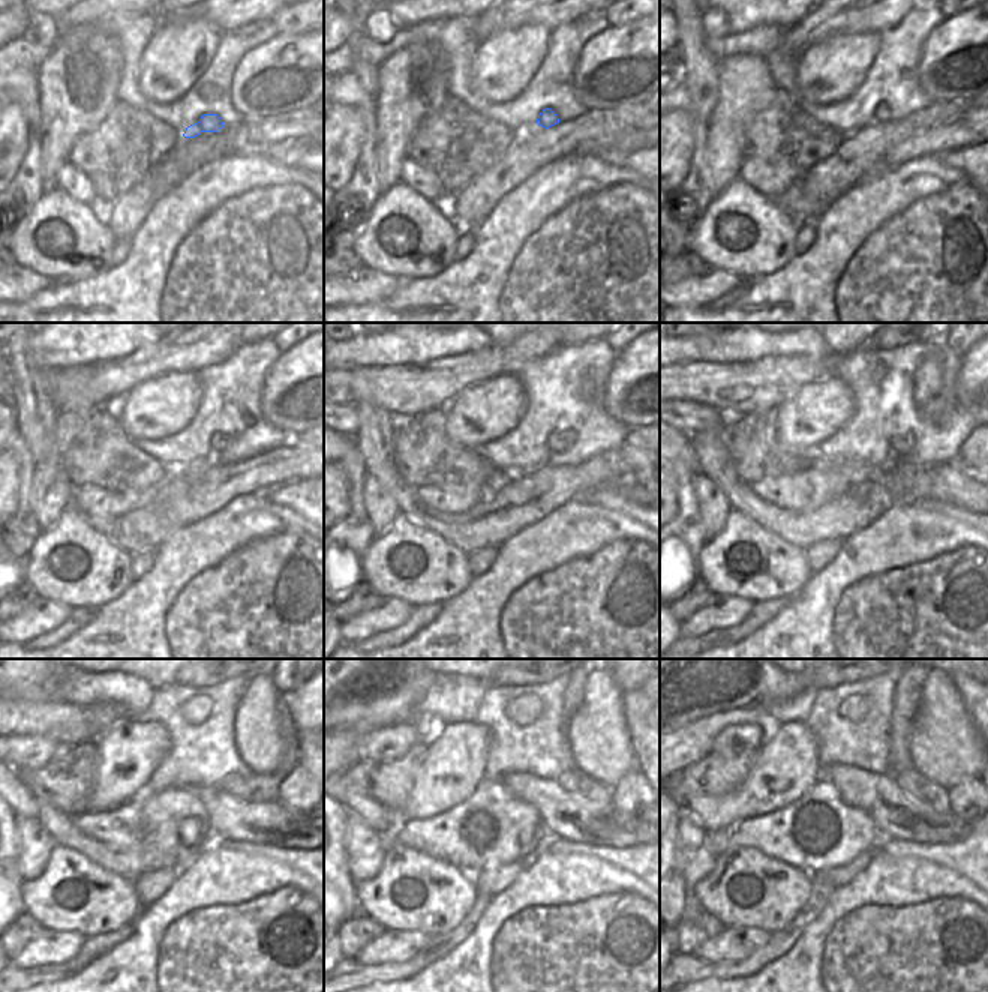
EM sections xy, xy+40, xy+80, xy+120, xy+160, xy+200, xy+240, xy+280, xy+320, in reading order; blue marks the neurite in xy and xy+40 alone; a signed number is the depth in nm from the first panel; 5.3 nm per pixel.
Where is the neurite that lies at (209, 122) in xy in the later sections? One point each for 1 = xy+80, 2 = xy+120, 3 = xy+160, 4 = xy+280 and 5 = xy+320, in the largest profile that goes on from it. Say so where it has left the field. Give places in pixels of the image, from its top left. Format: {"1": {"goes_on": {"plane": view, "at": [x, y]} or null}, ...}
{"1": {"goes_on": {"plane": "xy+80", "at": [882, 113]}}, "2": {"goes_on": {"plane": "xy+120", "at": [218, 441]}}, "3": {"goes_on": {"plane": "xy+160", "at": [558, 441]}}, "4": {"goes_on": {"plane": "xy+280", "at": [576, 782]}}, "5": {"goes_on": {"plane": "xy+320", "at": [918, 788]}}}

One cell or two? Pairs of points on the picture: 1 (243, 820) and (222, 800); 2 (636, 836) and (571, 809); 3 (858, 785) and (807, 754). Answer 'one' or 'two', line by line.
1: one
2: one
3: two

